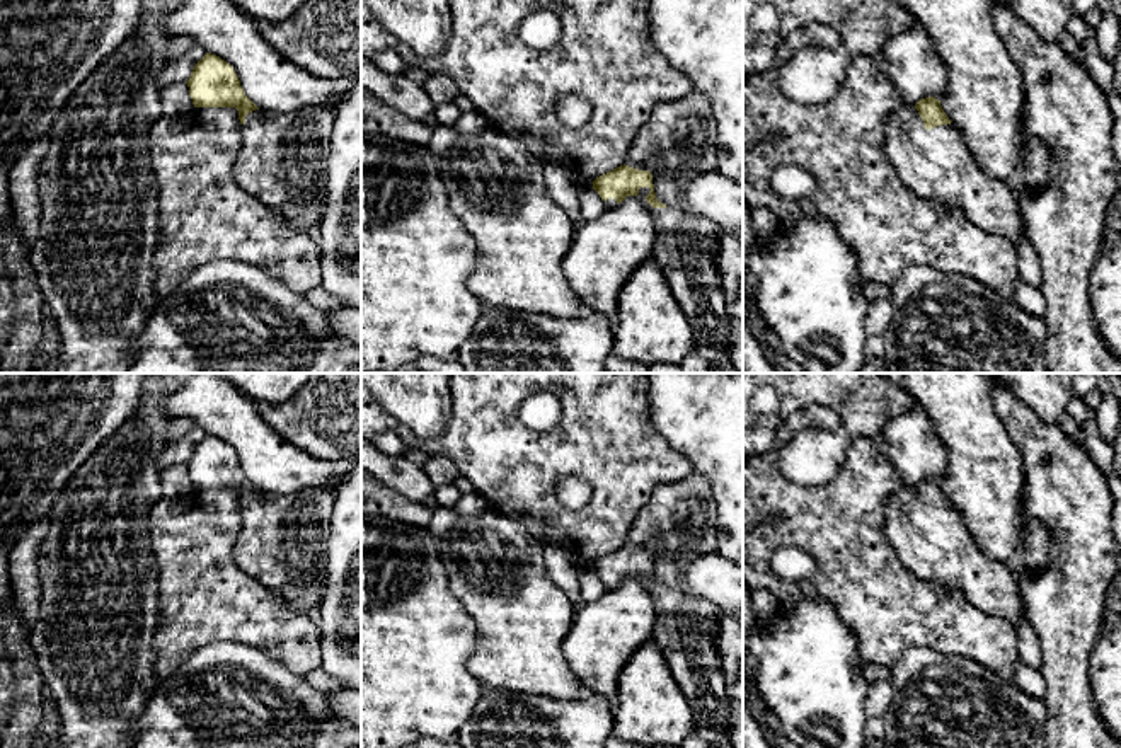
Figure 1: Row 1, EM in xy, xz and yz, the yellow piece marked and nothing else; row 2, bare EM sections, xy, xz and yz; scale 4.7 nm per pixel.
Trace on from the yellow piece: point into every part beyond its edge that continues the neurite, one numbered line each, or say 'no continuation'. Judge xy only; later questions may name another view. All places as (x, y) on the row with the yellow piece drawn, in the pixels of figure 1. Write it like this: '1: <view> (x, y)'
1: xy (283, 155)

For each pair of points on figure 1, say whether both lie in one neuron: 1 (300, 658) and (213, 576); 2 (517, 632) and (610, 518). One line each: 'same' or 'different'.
1: same
2: different

